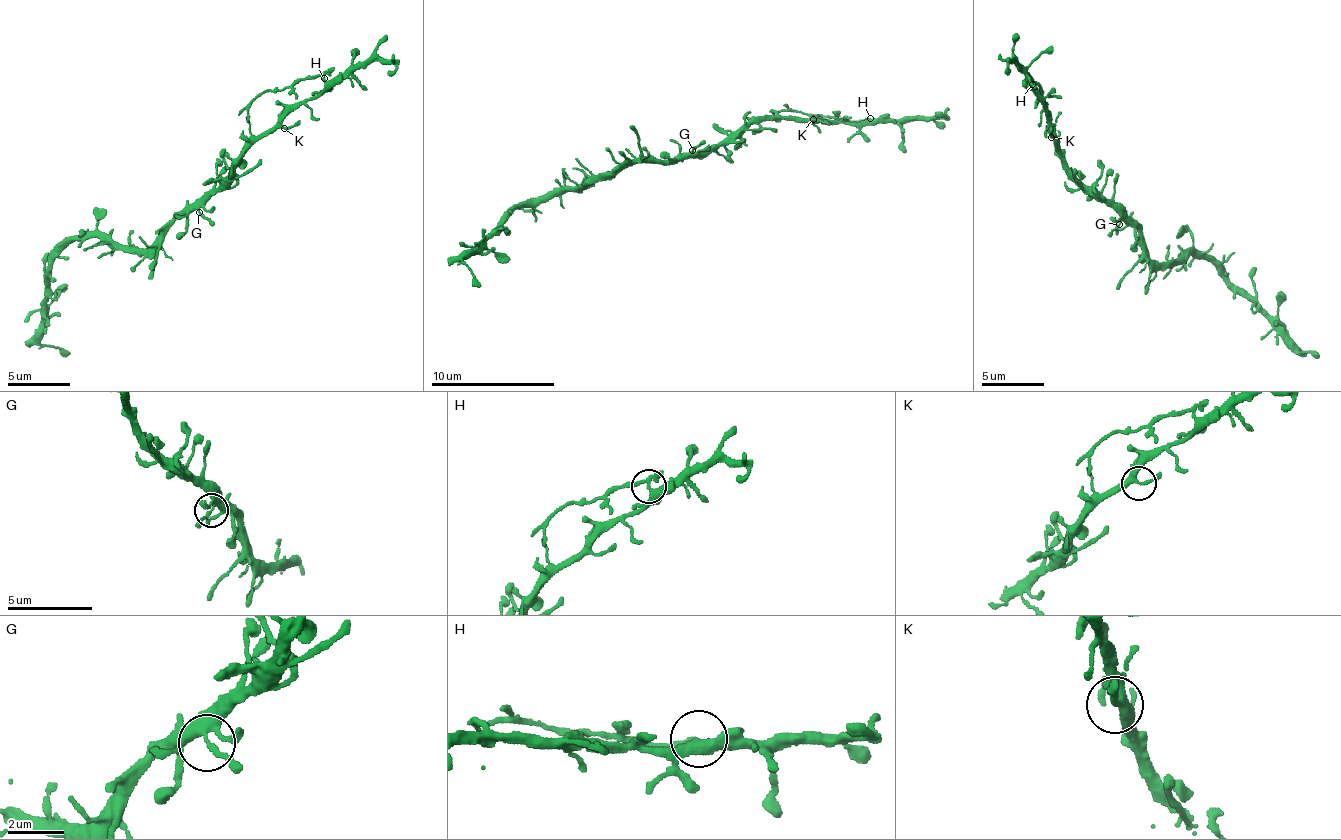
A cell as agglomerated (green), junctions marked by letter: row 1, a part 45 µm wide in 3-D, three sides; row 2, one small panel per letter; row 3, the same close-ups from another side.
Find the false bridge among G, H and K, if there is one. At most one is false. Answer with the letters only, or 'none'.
H

